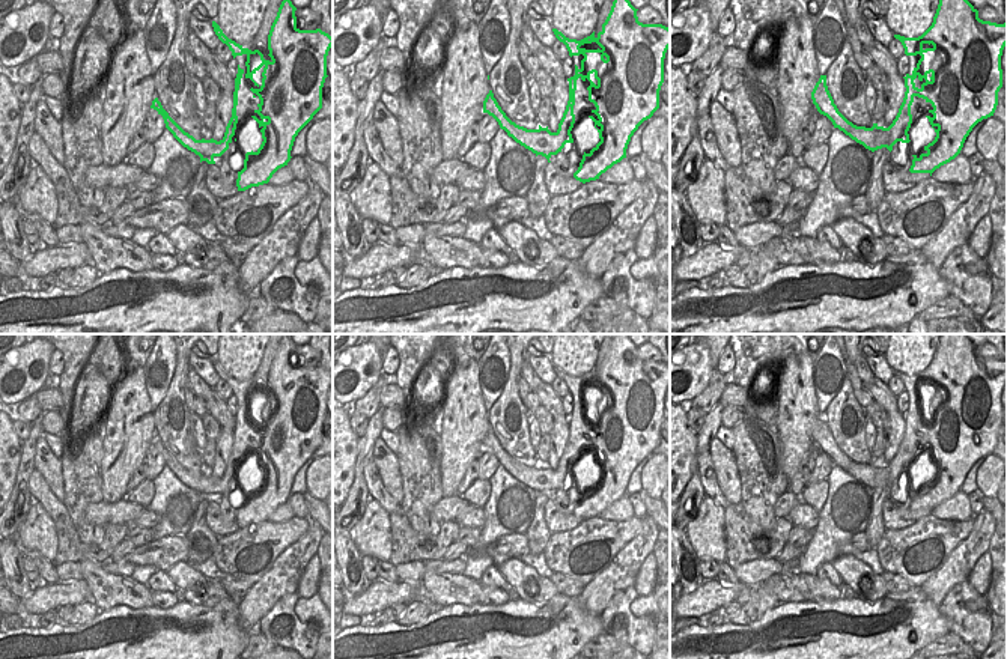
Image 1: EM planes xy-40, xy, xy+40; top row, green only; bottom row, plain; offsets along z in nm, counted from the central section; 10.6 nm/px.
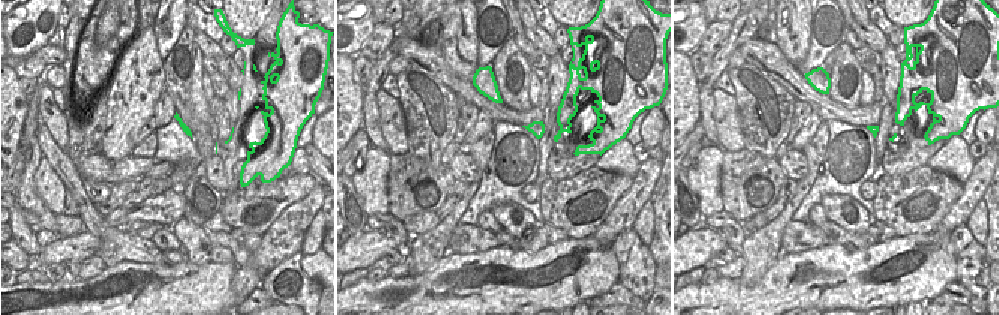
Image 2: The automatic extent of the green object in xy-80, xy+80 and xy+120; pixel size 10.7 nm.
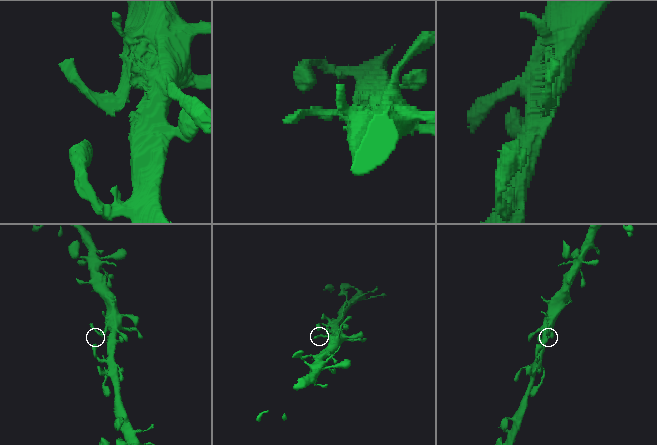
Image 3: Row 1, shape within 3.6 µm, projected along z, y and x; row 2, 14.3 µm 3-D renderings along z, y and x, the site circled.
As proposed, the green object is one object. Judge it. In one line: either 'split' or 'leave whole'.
leave whole

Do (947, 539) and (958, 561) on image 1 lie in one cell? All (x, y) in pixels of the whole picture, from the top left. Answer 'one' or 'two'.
two

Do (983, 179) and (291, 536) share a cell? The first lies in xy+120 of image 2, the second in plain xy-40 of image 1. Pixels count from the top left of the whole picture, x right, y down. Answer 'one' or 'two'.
two

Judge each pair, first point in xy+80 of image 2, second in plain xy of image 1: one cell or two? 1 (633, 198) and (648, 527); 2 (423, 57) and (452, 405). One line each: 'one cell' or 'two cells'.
1: one cell
2: two cells

